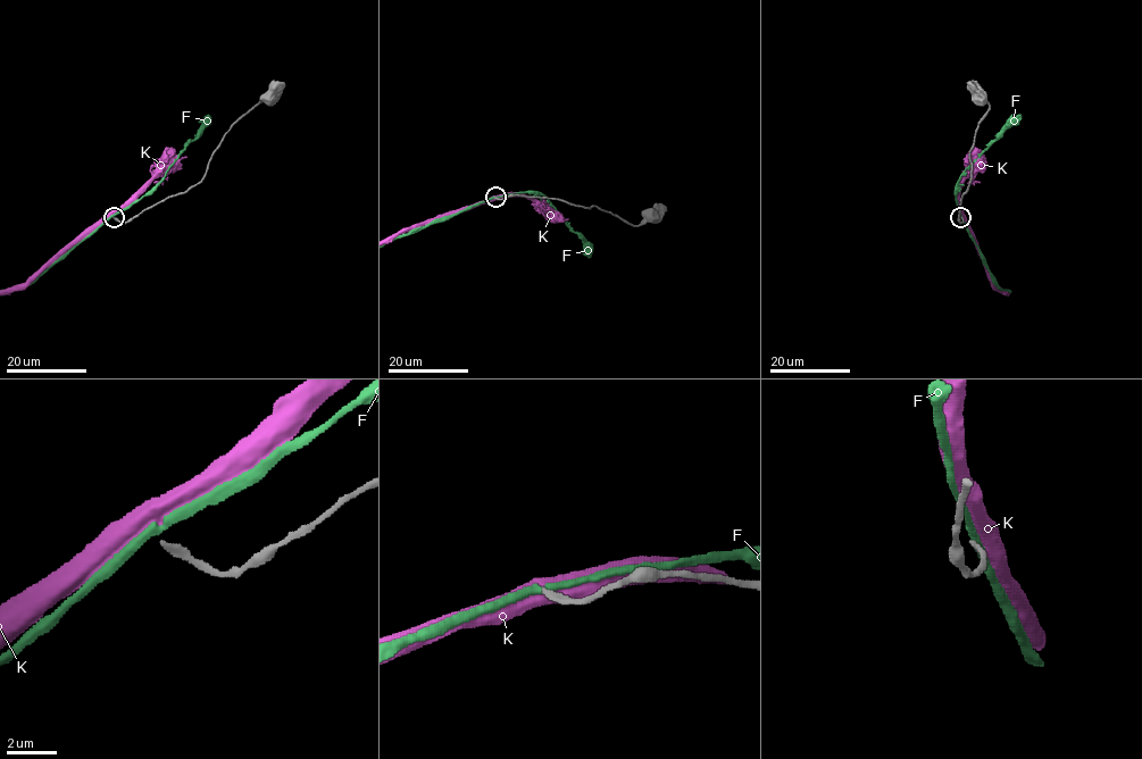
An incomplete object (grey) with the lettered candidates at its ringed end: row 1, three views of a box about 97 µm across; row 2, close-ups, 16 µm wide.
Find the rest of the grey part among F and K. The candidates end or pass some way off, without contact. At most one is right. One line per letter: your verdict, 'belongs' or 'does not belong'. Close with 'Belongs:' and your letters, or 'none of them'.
F: does not belong
K: does not belong
Belongs: none of them

